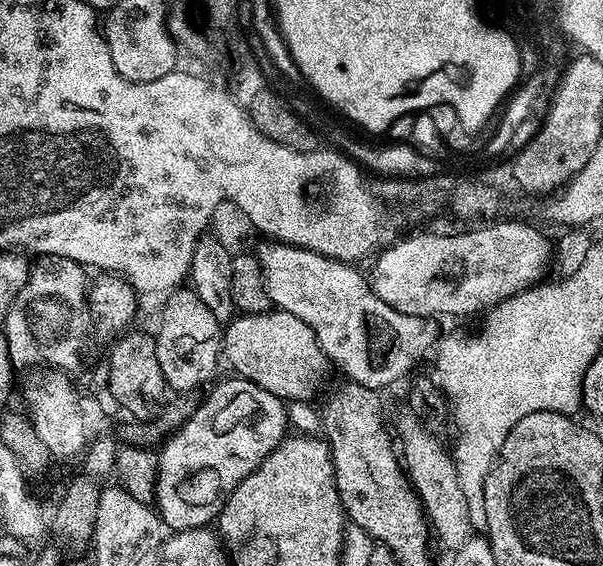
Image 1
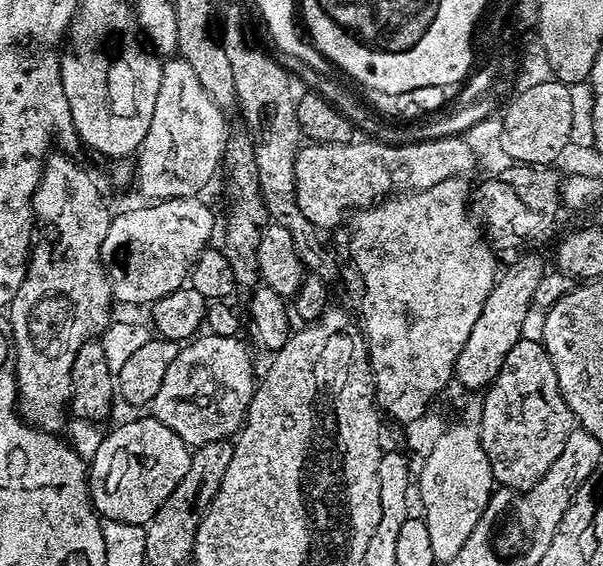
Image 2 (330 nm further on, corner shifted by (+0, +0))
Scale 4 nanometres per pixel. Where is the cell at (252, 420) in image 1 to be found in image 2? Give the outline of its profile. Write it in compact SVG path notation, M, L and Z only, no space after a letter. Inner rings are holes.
M145 414L137 420L128 420L125 424L118 425L112 433L109 431L97 453L93 455L88 468L88 494L92 507L104 520L147 525L158 510L158 506L162 506L162 502L170 498L170 490L174 490L174 486L182 482L189 459L189 445L185 444L182 438L178 438L178 434L170 430L170 426L158 422L155 416Z

